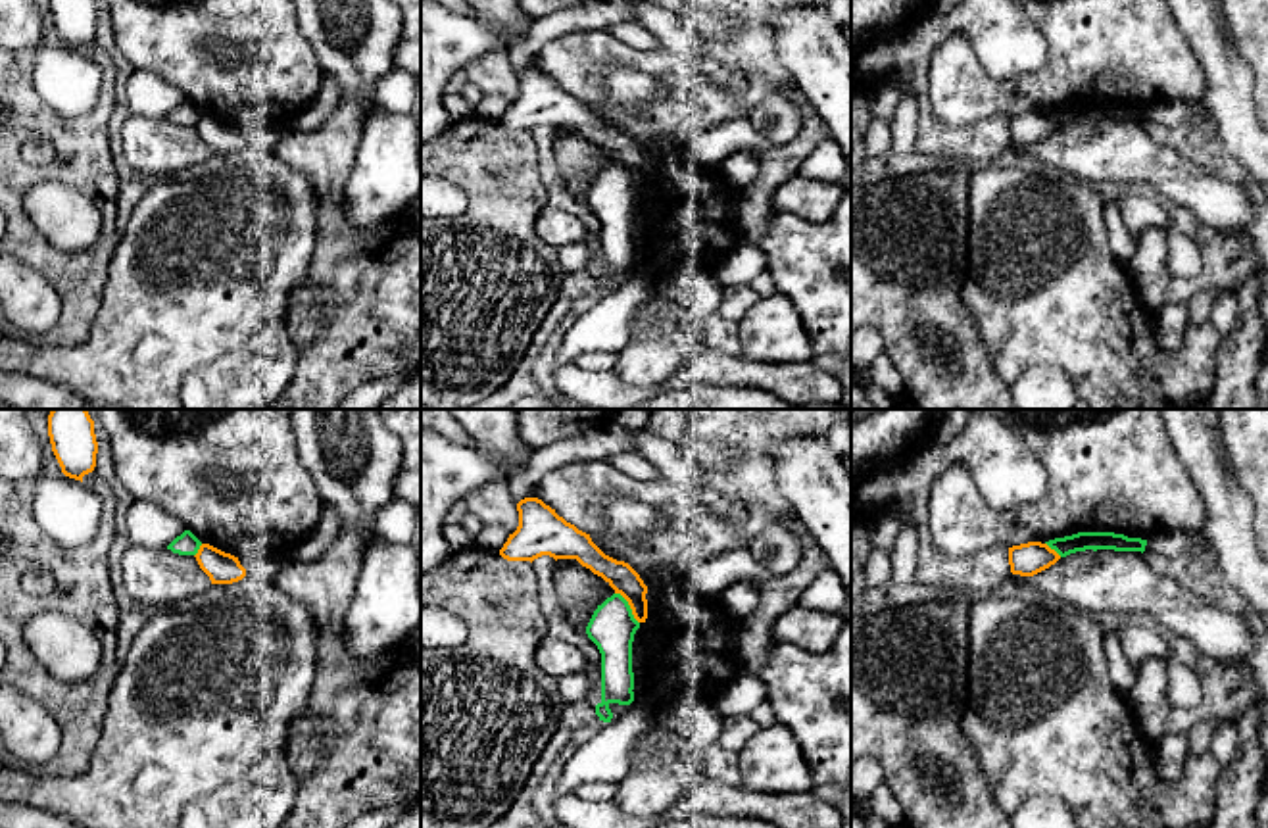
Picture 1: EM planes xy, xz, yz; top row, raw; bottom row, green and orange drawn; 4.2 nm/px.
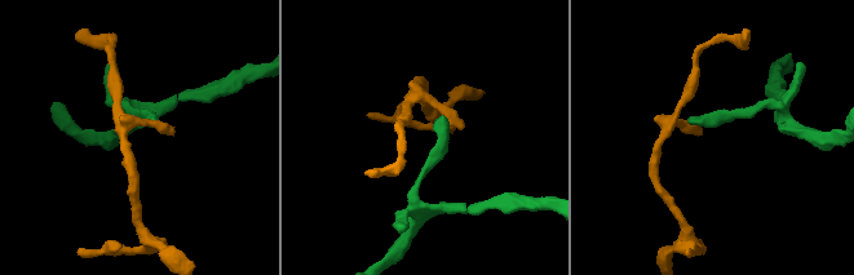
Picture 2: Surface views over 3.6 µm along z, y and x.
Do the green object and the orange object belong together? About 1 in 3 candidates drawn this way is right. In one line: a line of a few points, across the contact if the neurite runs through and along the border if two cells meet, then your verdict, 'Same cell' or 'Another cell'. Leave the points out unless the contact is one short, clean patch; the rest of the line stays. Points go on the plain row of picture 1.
Line: xz (615, 162), (627, 171), (638, 193). Another cell

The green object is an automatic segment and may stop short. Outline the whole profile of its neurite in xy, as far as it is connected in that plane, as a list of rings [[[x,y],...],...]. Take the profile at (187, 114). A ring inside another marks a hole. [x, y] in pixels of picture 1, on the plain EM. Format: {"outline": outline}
{"outline": [[[184,100],[167,115],[167,119],[179,125],[196,125],[200,115],[202,111],[190,100]]]}

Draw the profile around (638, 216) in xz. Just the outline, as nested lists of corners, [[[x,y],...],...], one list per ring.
[[[640,198],[634,204],[632,211],[632,242],[634,242],[634,269],[640,269],[647,263],[647,215],[642,207]]]

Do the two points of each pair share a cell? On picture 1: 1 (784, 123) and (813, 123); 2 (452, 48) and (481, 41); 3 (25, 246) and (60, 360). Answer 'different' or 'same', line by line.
1: different
2: same
3: different

